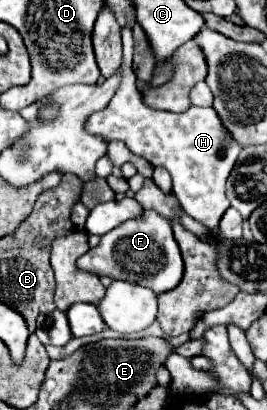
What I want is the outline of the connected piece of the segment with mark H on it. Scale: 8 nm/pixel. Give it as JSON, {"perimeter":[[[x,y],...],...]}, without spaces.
{"perimeter":[[[123,28],[123,80],[117,94],[111,98],[105,110],[93,112],[85,122],[85,130],[89,134],[99,134],[107,142],[121,140],[127,148],[145,158],[151,166],[163,166],[173,178],[173,194],[177,196],[181,208],[201,222],[207,228],[217,228],[221,216],[229,208],[229,200],[225,196],[225,182],[229,172],[233,170],[237,156],[241,152],[241,144],[225,132],[221,118],[217,116],[213,106],[201,108],[191,106],[185,112],[163,112],[153,110],[143,104],[141,94],[133,82],[135,74],[131,70],[133,58],[133,34],[131,28]]]}

